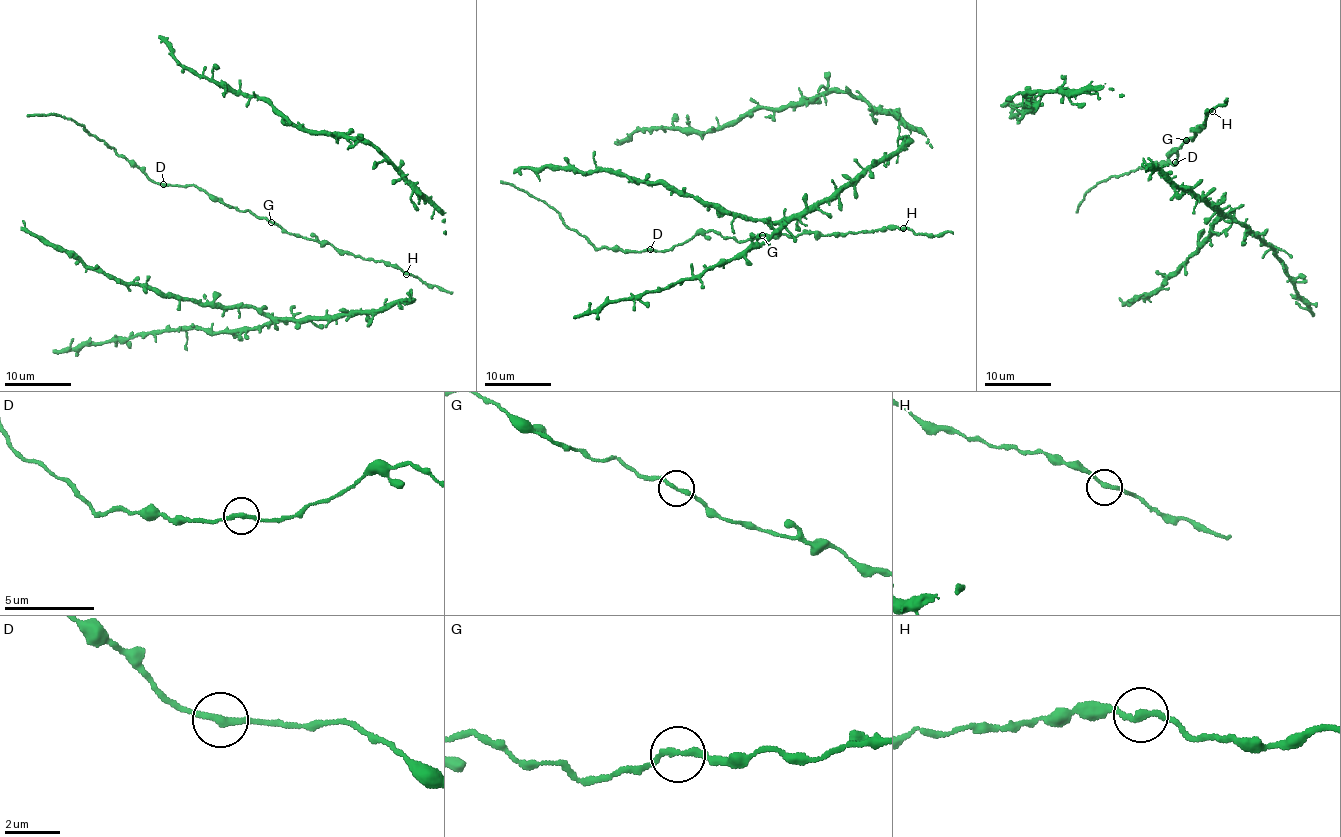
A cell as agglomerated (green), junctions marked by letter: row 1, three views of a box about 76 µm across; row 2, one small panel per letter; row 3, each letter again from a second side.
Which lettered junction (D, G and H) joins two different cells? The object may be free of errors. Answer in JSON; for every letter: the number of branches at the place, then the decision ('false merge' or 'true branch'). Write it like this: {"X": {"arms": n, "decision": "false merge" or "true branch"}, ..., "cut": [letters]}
{"D": {"arms": 2, "decision": "false merge"}, "G": {"arms": 2, "decision": "true branch"}, "H": {"arms": 2, "decision": "true branch"}, "cut": ["D"]}

